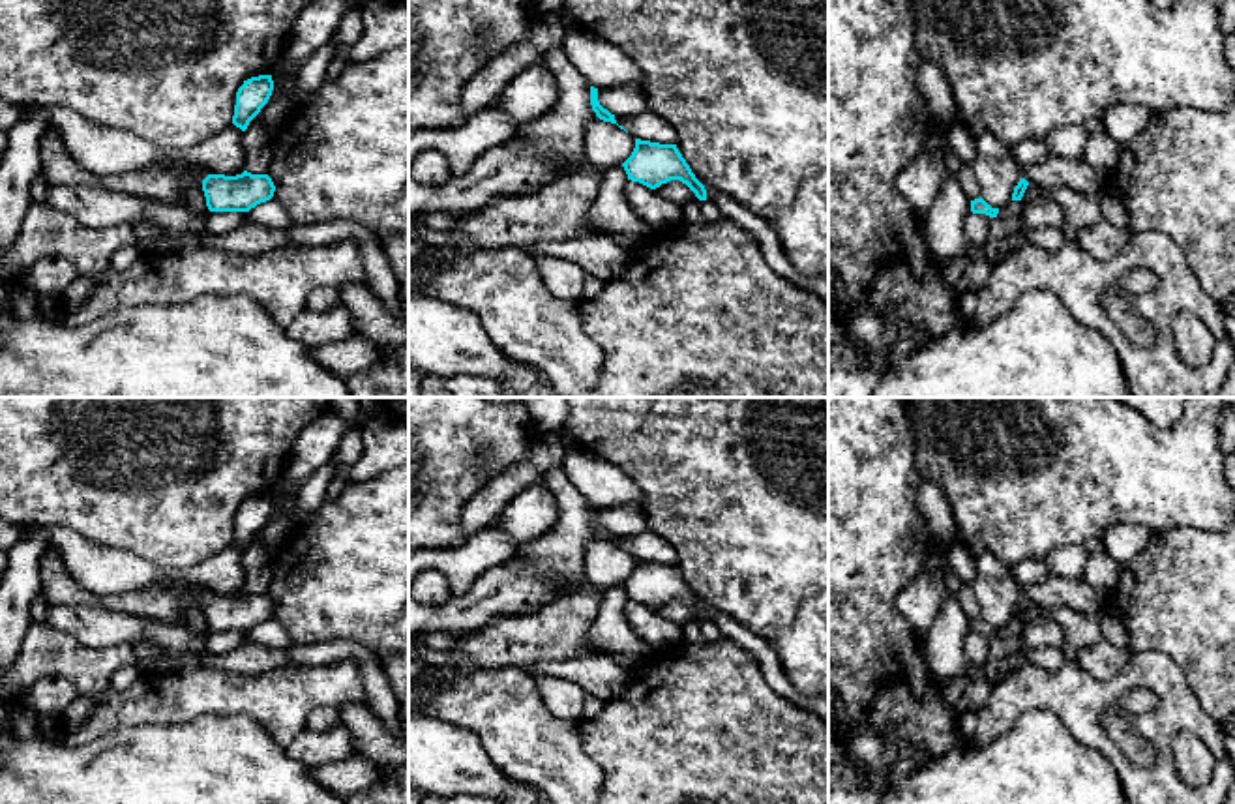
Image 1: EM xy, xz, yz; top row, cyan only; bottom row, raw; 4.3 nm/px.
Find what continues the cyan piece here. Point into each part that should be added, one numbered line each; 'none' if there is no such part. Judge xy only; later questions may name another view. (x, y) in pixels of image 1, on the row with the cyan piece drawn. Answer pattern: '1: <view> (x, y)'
none

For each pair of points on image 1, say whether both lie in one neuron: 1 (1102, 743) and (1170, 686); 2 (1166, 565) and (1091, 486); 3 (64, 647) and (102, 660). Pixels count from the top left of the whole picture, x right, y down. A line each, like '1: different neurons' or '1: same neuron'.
1: same neuron
2: different neurons
3: same neuron

